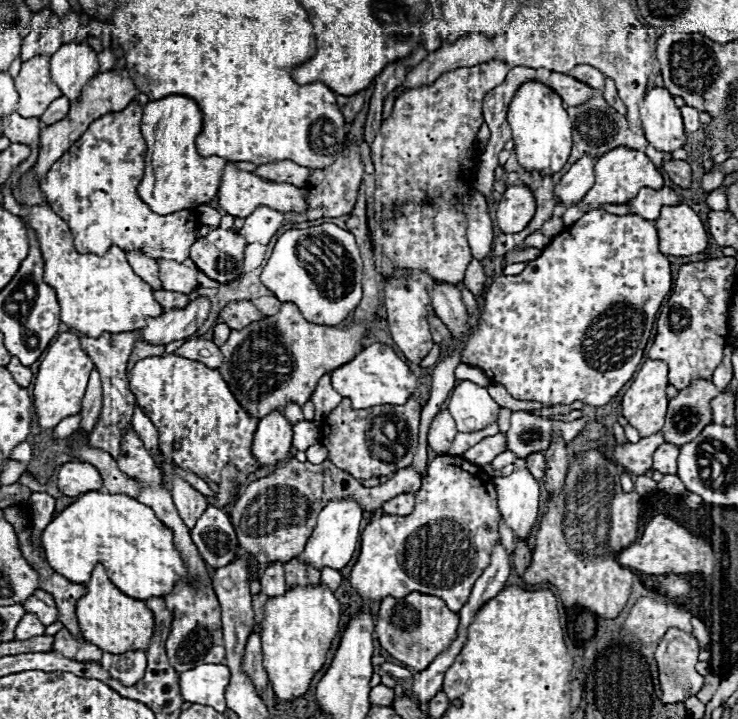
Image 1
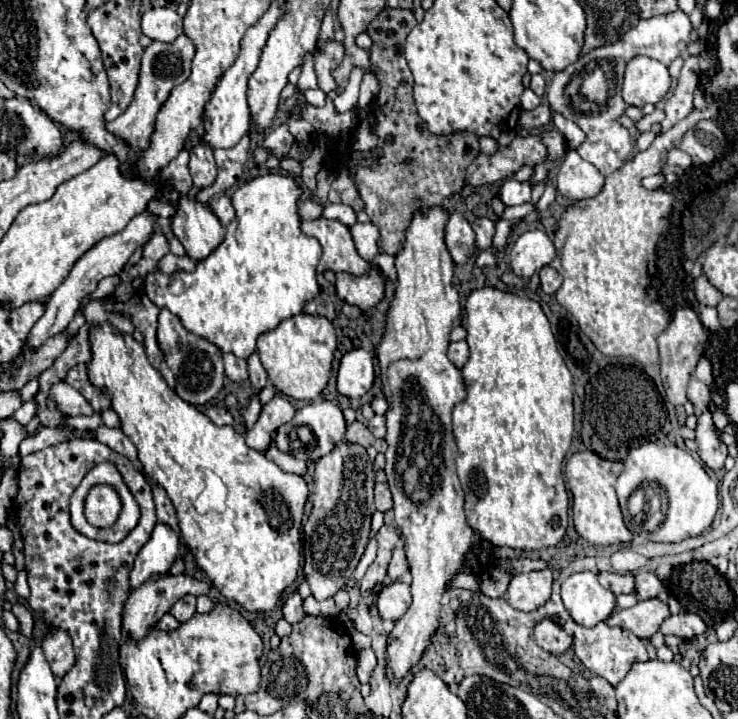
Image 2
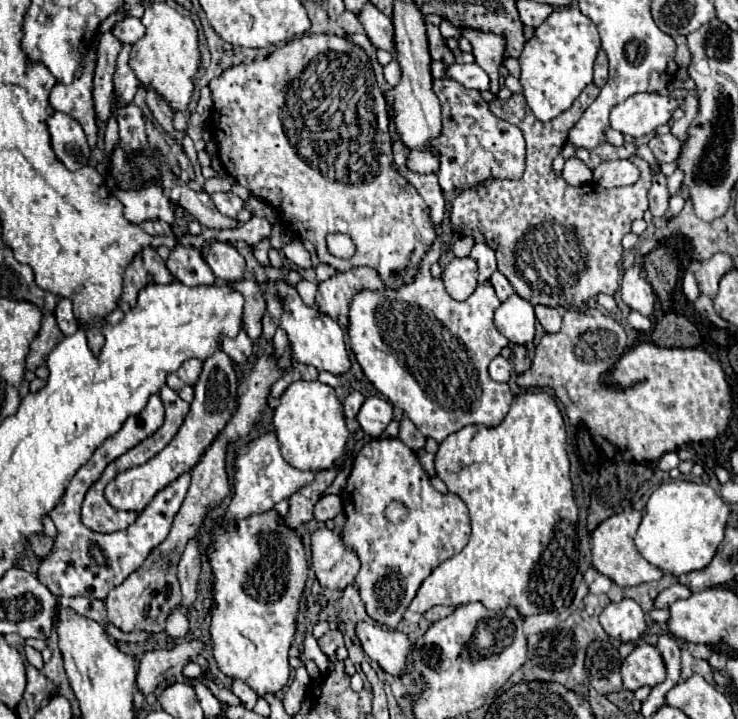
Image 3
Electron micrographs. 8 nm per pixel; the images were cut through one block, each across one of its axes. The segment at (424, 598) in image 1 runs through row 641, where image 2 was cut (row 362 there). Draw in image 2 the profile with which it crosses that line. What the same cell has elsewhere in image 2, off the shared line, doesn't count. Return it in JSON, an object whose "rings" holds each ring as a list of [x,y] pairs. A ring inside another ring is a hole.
{"rings":[[[430,206],[430,208],[420,208],[414,216],[412,216],[412,222],[406,230],[406,240],[402,244],[402,248],[398,250],[396,254],[396,272],[398,272],[398,280],[396,280],[396,290],[394,290],[394,298],[390,302],[390,310],[386,314],[386,332],[376,348],[376,356],[378,356],[378,366],[380,366],[380,380],[382,380],[382,390],[384,390],[384,396],[388,400],[388,410],[386,410],[386,428],[388,428],[388,434],[386,434],[386,442],[388,442],[388,450],[386,450],[386,478],[388,478],[388,484],[390,484],[390,490],[392,490],[392,498],[394,498],[394,524],[398,526],[404,542],[406,542],[406,558],[408,558],[408,564],[410,564],[410,572],[412,572],[412,606],[410,610],[394,624],[394,630],[392,630],[392,636],[390,636],[390,642],[386,646],[386,668],[390,670],[390,680],[392,684],[400,684],[404,680],[404,676],[420,662],[422,654],[426,652],[426,648],[430,646],[432,642],[432,636],[442,628],[442,616],[440,616],[440,600],[442,600],[442,594],[446,592],[446,588],[450,586],[450,582],[456,578],[456,574],[460,574],[464,570],[464,558],[472,546],[472,528],[466,524],[466,516],[464,516],[464,490],[460,486],[460,480],[456,476],[456,466],[454,466],[454,460],[458,456],[458,448],[454,444],[454,436],[452,436],[452,408],[462,402],[466,398],[466,390],[464,390],[464,382],[462,382],[462,374],[460,370],[448,360],[448,344],[450,344],[450,332],[454,328],[454,320],[460,316],[460,294],[454,286],[454,260],[446,248],[446,242],[444,242],[444,228],[446,228],[446,222],[448,222],[448,212],[442,208],[442,206]]]}

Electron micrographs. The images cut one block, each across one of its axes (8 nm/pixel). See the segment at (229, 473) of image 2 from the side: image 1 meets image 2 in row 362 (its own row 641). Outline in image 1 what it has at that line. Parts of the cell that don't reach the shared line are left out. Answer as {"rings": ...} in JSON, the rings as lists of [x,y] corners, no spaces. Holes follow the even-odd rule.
{"rings":[[[100,564],[94,568],[90,582],[86,584],[86,590],[88,592],[76,604],[76,614],[82,636],[88,642],[94,642],[94,646],[110,654],[148,650],[150,638],[154,634],[154,614],[144,600],[136,600],[122,594],[122,590],[118,590],[118,586],[110,582],[106,570]]]}

